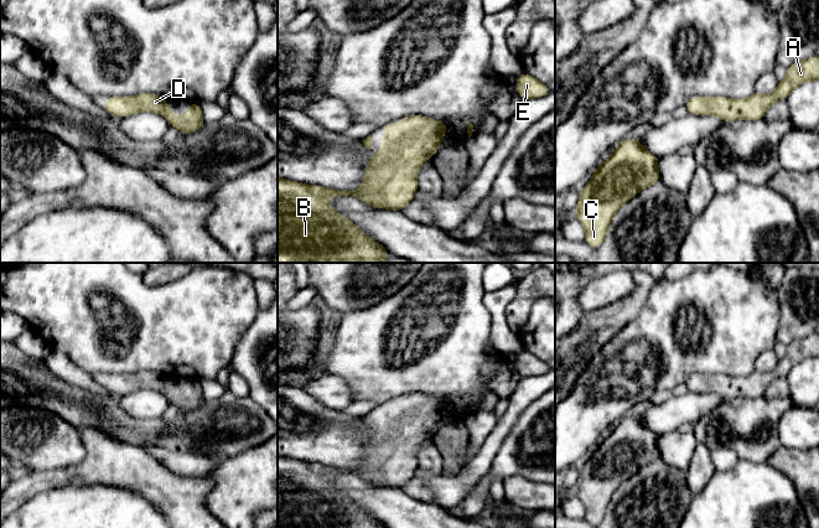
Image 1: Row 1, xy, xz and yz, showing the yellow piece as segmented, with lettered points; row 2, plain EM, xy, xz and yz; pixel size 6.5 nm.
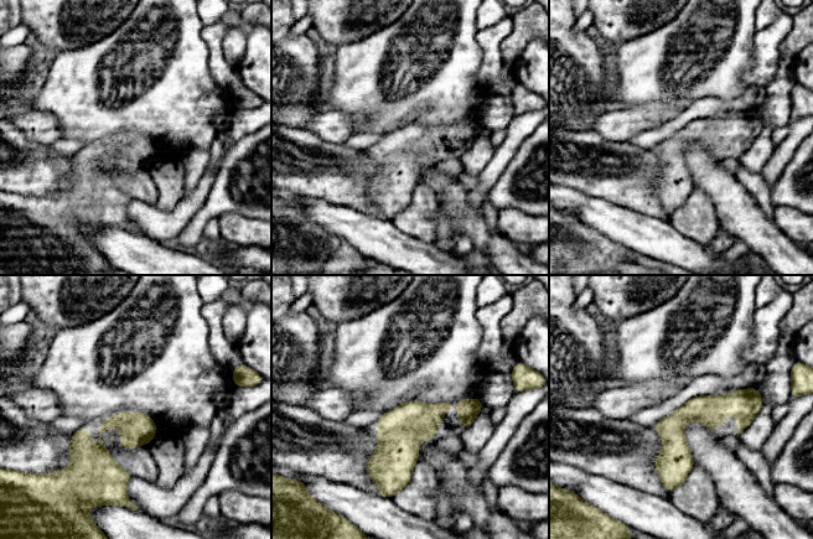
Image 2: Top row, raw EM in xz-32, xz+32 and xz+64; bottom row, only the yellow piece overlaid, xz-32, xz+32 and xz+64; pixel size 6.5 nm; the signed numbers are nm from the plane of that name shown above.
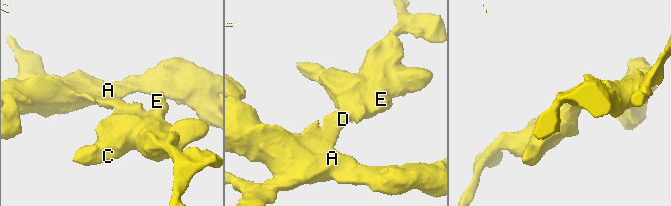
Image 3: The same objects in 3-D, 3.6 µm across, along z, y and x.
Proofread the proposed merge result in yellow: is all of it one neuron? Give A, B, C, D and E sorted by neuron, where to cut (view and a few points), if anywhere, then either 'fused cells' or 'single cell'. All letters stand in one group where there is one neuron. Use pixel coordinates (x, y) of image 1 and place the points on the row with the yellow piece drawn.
groups A B C D E; cut none; single cell

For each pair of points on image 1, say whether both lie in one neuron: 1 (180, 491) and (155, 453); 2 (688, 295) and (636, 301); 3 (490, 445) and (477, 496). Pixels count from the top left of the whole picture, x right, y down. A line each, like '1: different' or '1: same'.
1: different
2: different
3: different

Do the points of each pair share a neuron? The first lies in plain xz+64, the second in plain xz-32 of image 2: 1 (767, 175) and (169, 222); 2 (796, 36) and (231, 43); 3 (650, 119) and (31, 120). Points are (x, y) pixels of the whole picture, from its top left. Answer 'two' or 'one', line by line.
1: one
2: one
3: one

